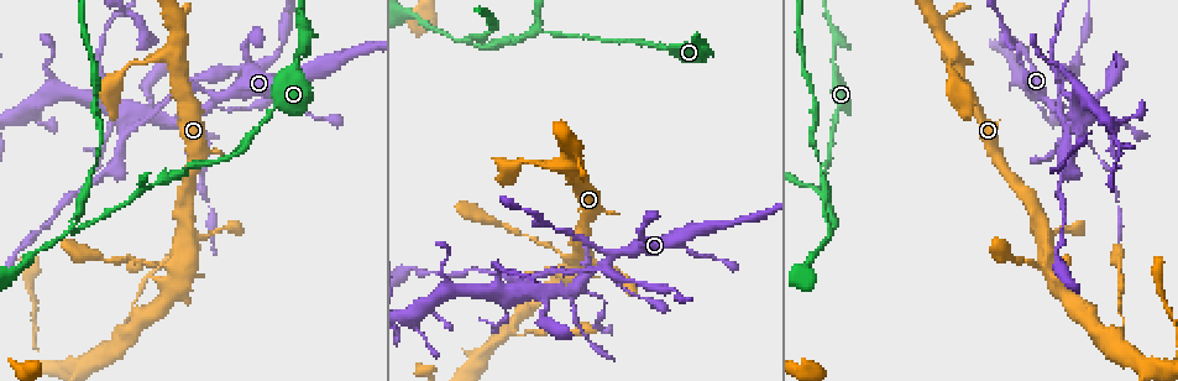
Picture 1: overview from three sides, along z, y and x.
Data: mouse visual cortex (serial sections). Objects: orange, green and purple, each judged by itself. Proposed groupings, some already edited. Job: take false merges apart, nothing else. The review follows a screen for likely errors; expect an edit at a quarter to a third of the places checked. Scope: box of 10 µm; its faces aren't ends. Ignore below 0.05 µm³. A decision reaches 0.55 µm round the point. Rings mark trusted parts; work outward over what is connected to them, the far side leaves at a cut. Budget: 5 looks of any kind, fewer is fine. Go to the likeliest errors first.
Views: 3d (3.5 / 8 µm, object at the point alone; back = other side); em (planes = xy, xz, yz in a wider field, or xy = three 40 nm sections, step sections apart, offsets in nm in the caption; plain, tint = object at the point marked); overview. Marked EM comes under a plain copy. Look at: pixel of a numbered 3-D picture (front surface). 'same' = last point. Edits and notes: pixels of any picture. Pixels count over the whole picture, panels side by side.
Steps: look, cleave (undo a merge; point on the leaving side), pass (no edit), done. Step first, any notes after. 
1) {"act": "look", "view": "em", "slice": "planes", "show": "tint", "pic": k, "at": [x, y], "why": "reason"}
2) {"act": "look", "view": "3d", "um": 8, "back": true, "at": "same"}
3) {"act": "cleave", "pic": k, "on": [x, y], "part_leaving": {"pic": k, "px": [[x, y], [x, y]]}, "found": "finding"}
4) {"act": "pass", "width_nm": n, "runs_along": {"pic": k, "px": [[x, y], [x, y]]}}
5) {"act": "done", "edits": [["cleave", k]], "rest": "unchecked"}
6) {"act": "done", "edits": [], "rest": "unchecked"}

{"act": "look", "view": "3d", "um": 3.5, "pic": 1, "at": [820, 186], "why": "two arms in line, one across"}

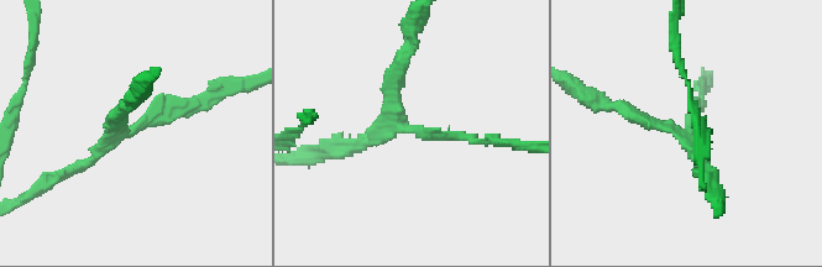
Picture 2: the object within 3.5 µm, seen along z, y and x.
{"act": "look", "view": "em", "slice": "xy", "step": 2, "show": "tint", "pic": 2, "at": [689, 130], "arms": 3, "arm_widths_nm": [150, 150, 150], "why": "now the EM"}

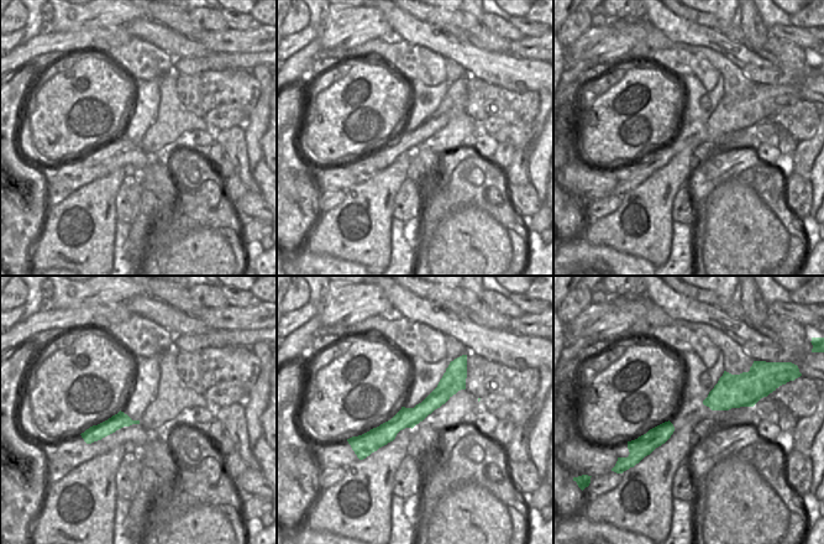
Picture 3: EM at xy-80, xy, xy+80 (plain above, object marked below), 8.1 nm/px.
{"act": "pass", "runs_along": {"pic": 3, "px": [[463, 372], [363, 453]]}, "found": "continuous, no second cell"}

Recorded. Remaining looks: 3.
{"act": "look", "view": "3d", "um": 3.5, "pic": 1, "at": [80, 228], "why": "three-way junction"}

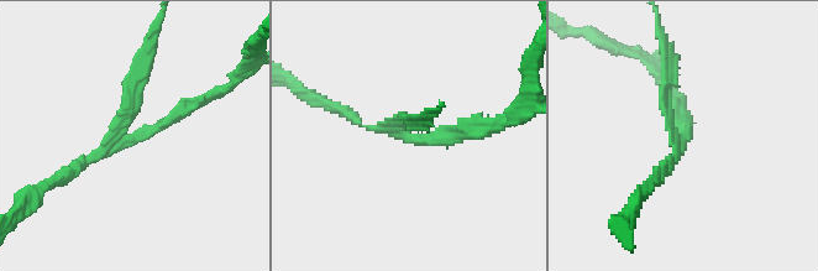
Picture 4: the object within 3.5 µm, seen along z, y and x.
{"act": "look", "view": "em", "slice": "xy", "step": 5, "show": "tint", "pic": 4, "at": [409, 137], "arms": 3, "arm_widths_nm": [100, 150, 200]}

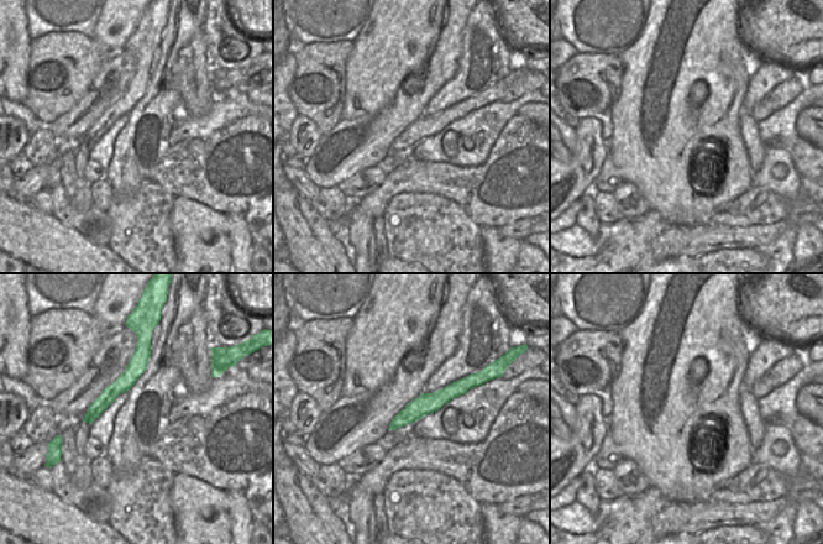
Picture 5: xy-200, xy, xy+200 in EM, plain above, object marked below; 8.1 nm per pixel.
{"act": "cleave", "pic": 4, "on": [135, 94], "found": "a second cell is stuck on"}

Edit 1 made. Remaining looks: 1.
{"act": "done", "edits": [["cleave", 4]], "rest": "unchecked"}

